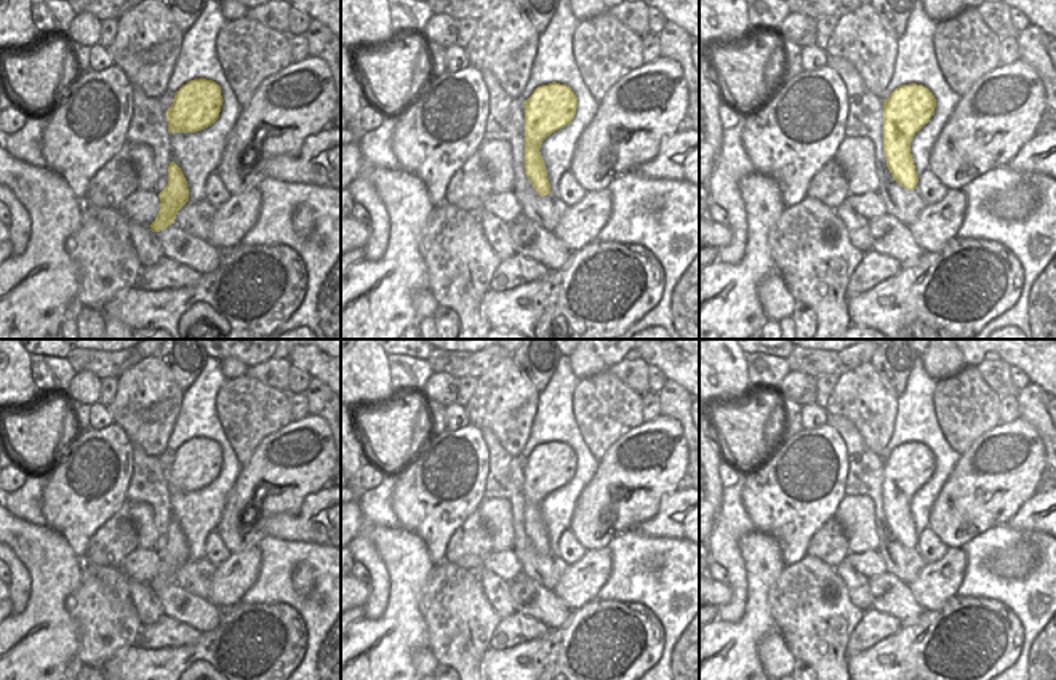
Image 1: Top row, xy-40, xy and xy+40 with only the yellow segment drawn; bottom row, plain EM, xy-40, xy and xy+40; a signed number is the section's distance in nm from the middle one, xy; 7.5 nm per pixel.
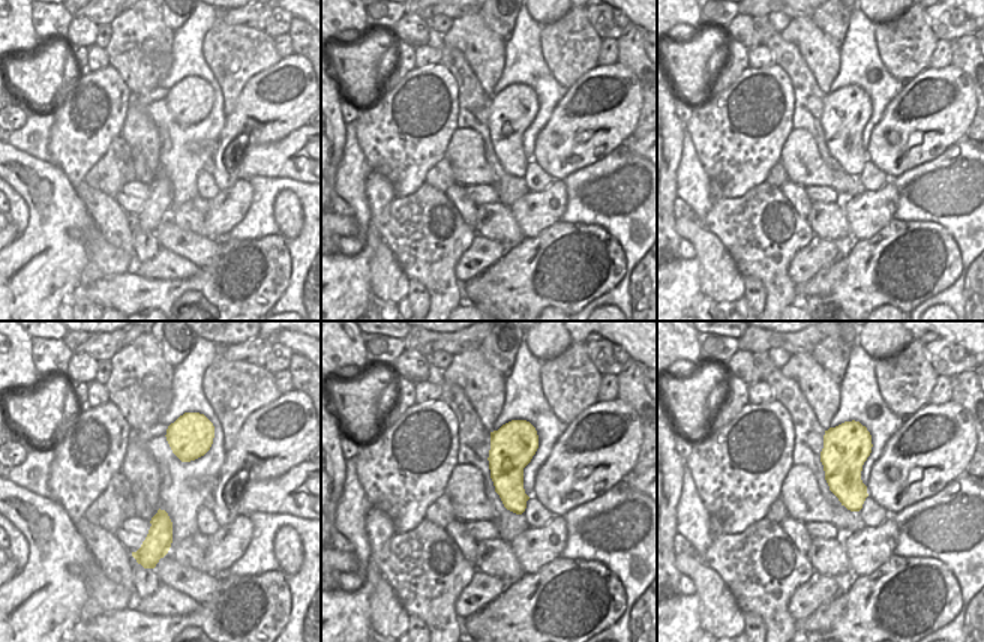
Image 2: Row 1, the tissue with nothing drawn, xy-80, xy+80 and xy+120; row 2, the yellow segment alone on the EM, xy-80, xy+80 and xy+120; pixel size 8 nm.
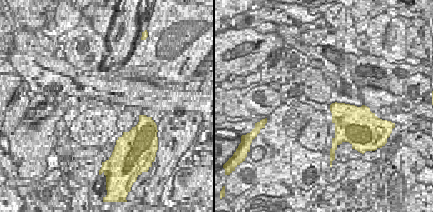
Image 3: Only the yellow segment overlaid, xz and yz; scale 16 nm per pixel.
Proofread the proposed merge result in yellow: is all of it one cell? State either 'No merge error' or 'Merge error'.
No merge error

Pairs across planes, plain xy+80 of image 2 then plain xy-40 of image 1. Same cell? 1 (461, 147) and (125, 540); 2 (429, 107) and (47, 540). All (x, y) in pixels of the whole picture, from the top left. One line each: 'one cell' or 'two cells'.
1: two cells
2: two cells

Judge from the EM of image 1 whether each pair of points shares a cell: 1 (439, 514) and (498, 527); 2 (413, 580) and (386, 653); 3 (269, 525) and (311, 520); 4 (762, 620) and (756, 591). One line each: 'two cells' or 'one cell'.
1: two cells
2: one cell
3: one cell
4: one cell

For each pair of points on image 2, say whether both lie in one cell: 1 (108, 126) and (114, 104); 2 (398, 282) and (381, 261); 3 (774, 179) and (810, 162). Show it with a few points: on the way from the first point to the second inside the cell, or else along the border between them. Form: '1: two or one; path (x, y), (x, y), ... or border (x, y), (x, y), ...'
1: one; path (108, 120), (108, 110)
2: one; path (393, 278), (383, 266)
3: two; border (779, 162), (789, 179)

